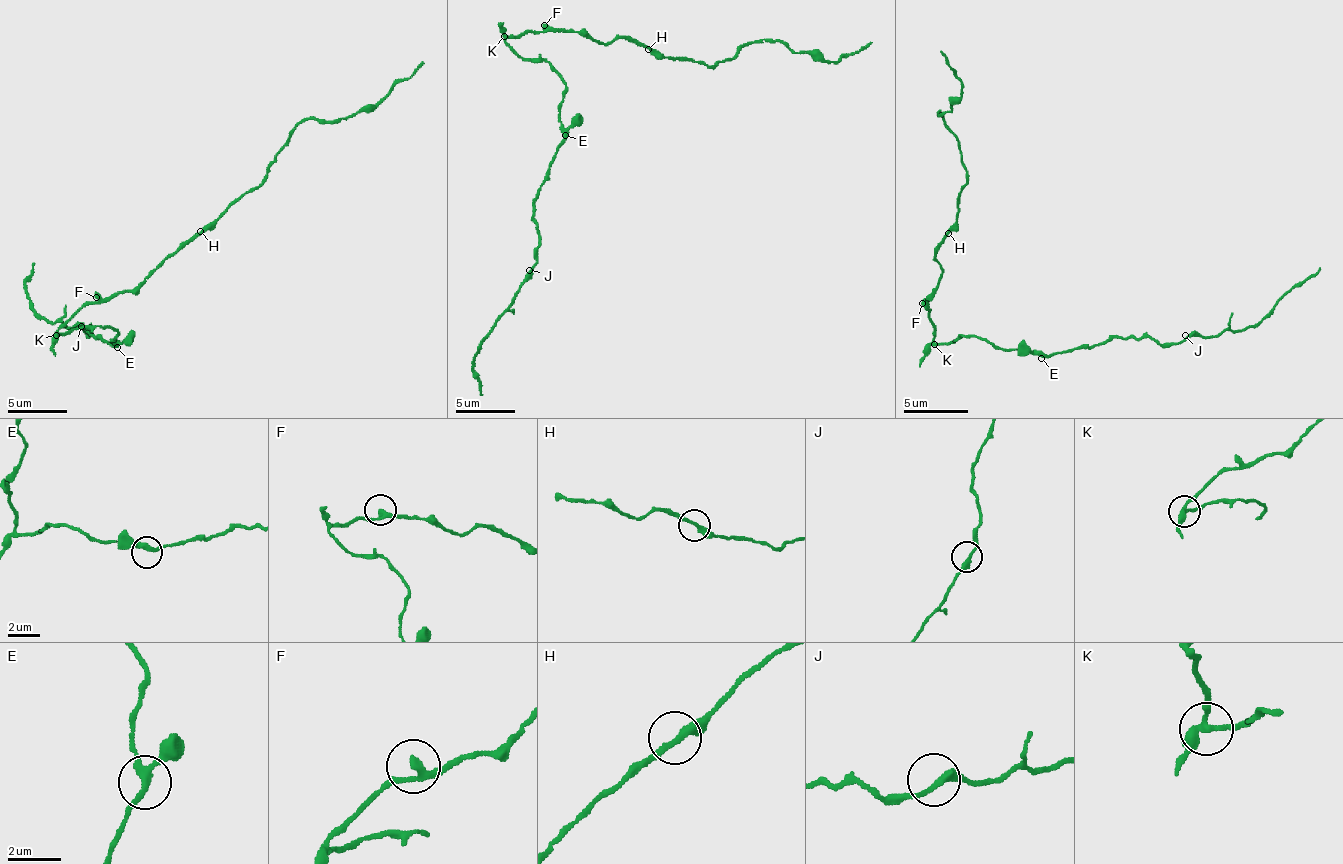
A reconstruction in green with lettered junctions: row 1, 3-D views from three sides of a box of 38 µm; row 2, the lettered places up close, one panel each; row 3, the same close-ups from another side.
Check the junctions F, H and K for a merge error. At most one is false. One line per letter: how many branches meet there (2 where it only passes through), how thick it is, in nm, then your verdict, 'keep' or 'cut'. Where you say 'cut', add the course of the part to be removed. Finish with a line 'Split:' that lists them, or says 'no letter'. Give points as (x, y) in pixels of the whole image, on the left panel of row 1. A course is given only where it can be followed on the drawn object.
F: branches 2; calibre 240 nm; keep
H: branches 2; calibre 260 nm; keep
K: branches 3; calibre 240 nm; cut; course (57, 335), (111, 326), (117, 344), (84, 329), (90, 329), (42, 317), (24, 288), (33, 264)
Split: K

